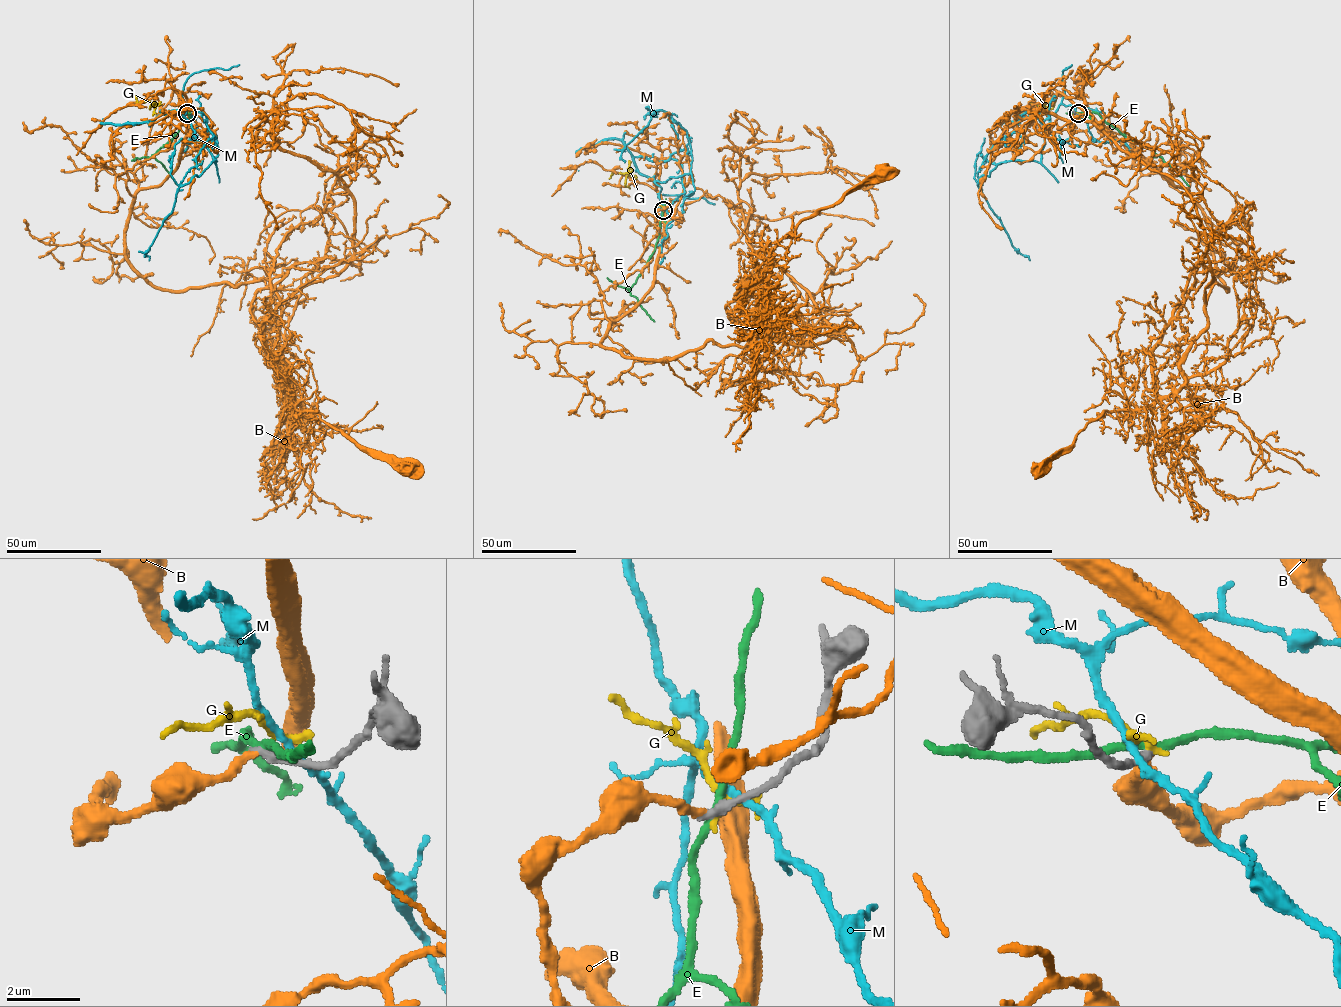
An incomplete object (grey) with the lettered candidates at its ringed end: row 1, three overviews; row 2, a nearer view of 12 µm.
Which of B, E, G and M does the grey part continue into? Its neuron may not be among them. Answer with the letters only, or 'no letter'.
B

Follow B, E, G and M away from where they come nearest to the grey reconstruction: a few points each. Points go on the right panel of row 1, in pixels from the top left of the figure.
B: (1077, 113), (1187, 189), (1227, 291), (1207, 287), (1214, 280), (1207, 327), (1178, 390), (1105, 411), (1043, 468)
E: (1077, 113), (1096, 112), (1133, 142), (1150, 148), (1189, 186)
G: (1078, 113), (1056, 100), (1052, 109), (1042, 104), (1046, 94)
M: (1077, 114), (1062, 104), (1048, 114), (1040, 162), (999, 163), (978, 183), (1011, 244), (1030, 260)

